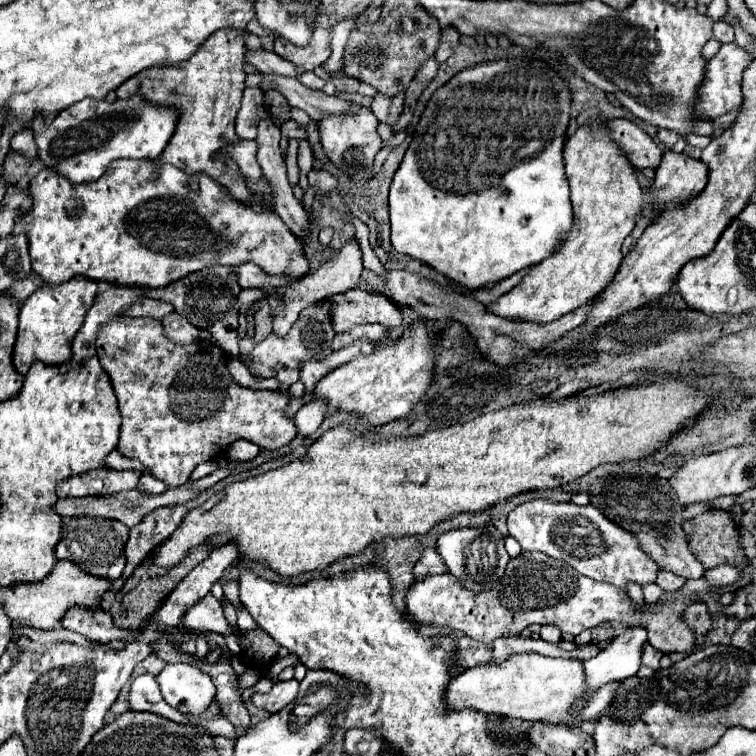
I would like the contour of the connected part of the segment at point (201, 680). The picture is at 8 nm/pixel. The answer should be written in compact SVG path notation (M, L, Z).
M166 664L158 674L158 684L164 700L182 714L204 712L216 696L210 676L190 664Z

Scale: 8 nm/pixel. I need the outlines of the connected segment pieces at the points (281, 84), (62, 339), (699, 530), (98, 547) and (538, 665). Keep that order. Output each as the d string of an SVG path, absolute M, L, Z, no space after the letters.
M262 76L262 90L278 90L292 106L302 108L312 120L318 120L324 112L328 114L338 114L338 112L346 112L348 110L348 102L334 96L334 94L326 94L322 90L310 90L306 86L302 86L296 78L288 78L288 76Z
M76 276L60 286L38 288L20 308L20 326L14 346L14 366L20 374L26 374L34 360L44 364L66 364L72 356L72 340L80 330L86 312L92 308L98 294L98 282L84 276Z
M706 510L700 516L686 520L684 528L690 536L688 544L692 554L704 564L704 568L714 568L718 564L748 564L744 550L738 542L738 528L730 512L726 510Z
M90 516L70 518L70 522L64 526L62 538L56 546L56 558L58 560L70 560L88 574L116 580L122 576L124 566L126 566L124 546L128 542L128 538L130 538L130 528L118 520L90 518Z
M524 652L510 654L500 664L482 664L468 668L450 680L446 698L450 710L476 708L486 714L512 716L528 722L542 720L580 726L582 722L598 720L602 712L612 706L618 686L620 682L608 682L600 688L588 688L584 680L584 662L572 658L550 658L538 652Z

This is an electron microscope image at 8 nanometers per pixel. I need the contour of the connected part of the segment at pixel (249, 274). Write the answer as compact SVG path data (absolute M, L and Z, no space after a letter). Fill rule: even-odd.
M240 264L240 266L236 266L236 274L238 274L238 284L242 288L260 288L264 292L272 292L274 290L268 284L266 274L262 272L262 268L256 266L256 264Z

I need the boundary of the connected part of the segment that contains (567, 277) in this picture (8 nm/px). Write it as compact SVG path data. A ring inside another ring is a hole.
M598 120L598 124L580 126L572 136L566 140L564 148L564 164L566 164L566 178L570 182L570 200L574 206L574 226L568 232L566 240L558 246L558 250L548 256L546 260L538 262L530 268L530 272L522 278L518 286L514 286L508 294L500 296L498 302L488 304L486 310L494 312L502 318L516 318L516 320L532 320L538 324L546 324L558 320L560 316L572 312L574 308L586 304L590 298L600 294L614 278L622 262L622 242L634 230L636 218L644 214L646 198L642 186L636 176L636 168L630 160L620 152L620 146L612 142L608 120Z

